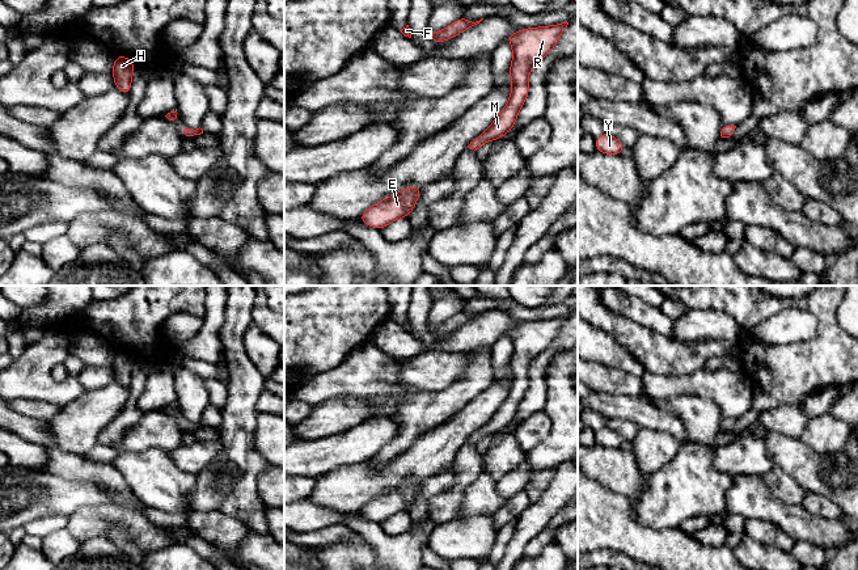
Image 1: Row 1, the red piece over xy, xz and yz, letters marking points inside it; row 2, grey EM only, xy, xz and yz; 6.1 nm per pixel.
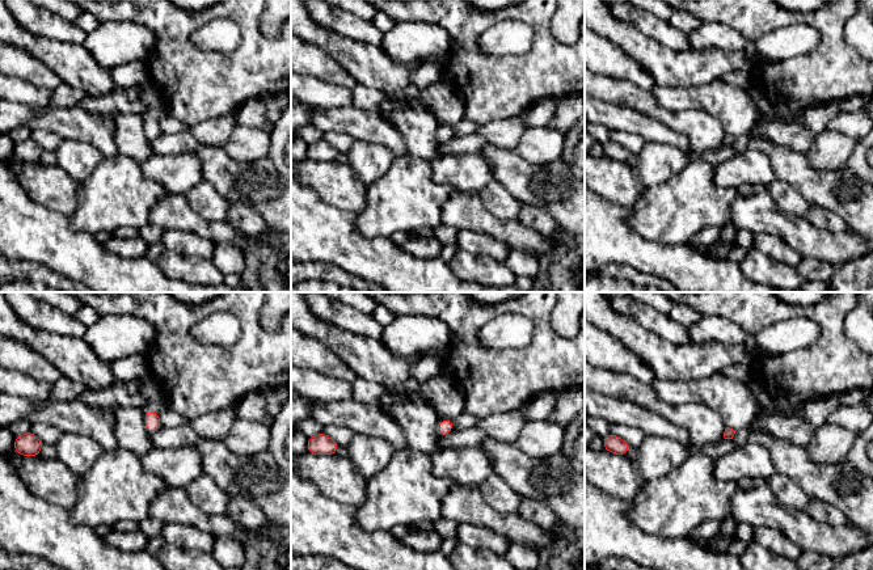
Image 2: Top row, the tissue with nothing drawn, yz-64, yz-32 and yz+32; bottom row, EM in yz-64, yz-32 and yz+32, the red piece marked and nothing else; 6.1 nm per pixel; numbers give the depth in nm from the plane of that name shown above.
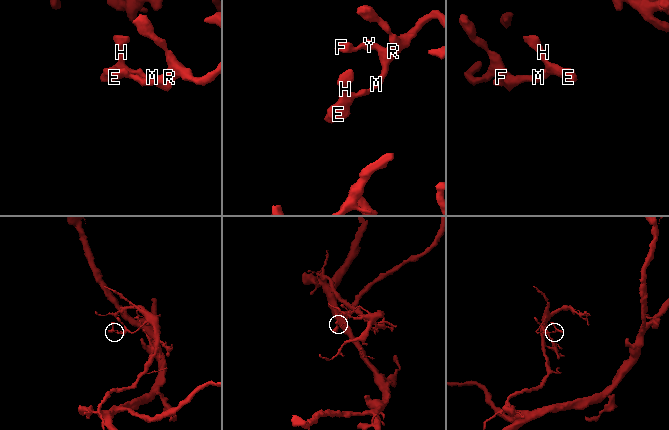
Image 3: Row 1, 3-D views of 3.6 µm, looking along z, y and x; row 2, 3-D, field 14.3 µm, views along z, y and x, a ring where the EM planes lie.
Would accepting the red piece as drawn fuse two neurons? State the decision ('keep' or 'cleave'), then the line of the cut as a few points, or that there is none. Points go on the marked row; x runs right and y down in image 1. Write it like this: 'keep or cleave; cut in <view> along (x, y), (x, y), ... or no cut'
keep; no cut

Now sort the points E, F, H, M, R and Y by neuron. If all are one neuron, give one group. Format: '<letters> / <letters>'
E F H M R Y

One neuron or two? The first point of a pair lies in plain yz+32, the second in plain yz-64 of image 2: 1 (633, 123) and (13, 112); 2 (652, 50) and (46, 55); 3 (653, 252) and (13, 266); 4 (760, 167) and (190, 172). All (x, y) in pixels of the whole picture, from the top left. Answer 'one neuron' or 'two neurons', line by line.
1: two neurons
2: one neuron
3: two neurons
4: one neuron

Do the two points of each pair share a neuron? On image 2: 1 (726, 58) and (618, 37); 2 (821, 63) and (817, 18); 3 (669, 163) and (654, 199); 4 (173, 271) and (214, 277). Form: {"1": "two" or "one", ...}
{"1": "one", "2": "one", "3": "two", "4": "one"}

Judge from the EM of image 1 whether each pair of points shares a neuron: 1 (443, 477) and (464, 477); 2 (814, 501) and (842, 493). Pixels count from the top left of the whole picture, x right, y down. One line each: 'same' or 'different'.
1: different
2: different

